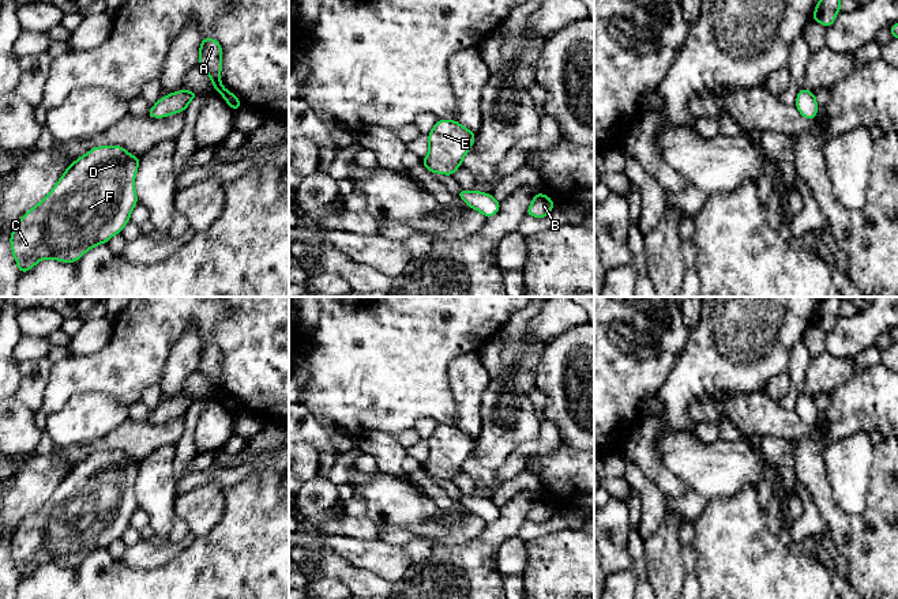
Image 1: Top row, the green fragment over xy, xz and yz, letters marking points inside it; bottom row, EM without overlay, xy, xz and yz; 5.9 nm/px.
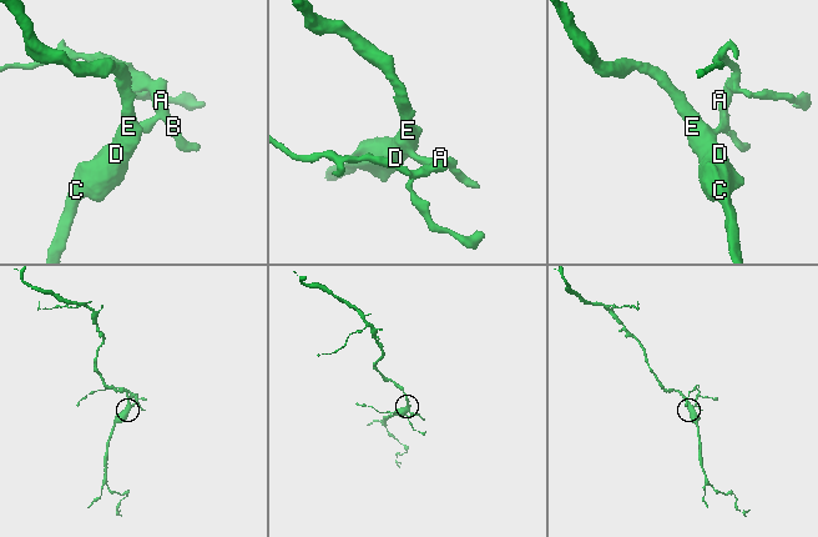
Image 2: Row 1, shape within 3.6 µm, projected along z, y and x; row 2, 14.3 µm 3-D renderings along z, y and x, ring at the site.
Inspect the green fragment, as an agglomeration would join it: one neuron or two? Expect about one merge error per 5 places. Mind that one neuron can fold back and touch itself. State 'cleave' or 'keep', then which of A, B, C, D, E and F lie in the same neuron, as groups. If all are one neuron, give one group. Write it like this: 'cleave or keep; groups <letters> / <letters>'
keep; groups A B C D E F

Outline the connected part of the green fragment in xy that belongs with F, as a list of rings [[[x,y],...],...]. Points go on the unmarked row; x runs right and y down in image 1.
[[[101,451],[71,468],[50,498],[19,524],[10,540],[20,580],[45,564],[78,566],[95,550],[121,538],[139,508],[134,490],[139,466],[124,452]]]

